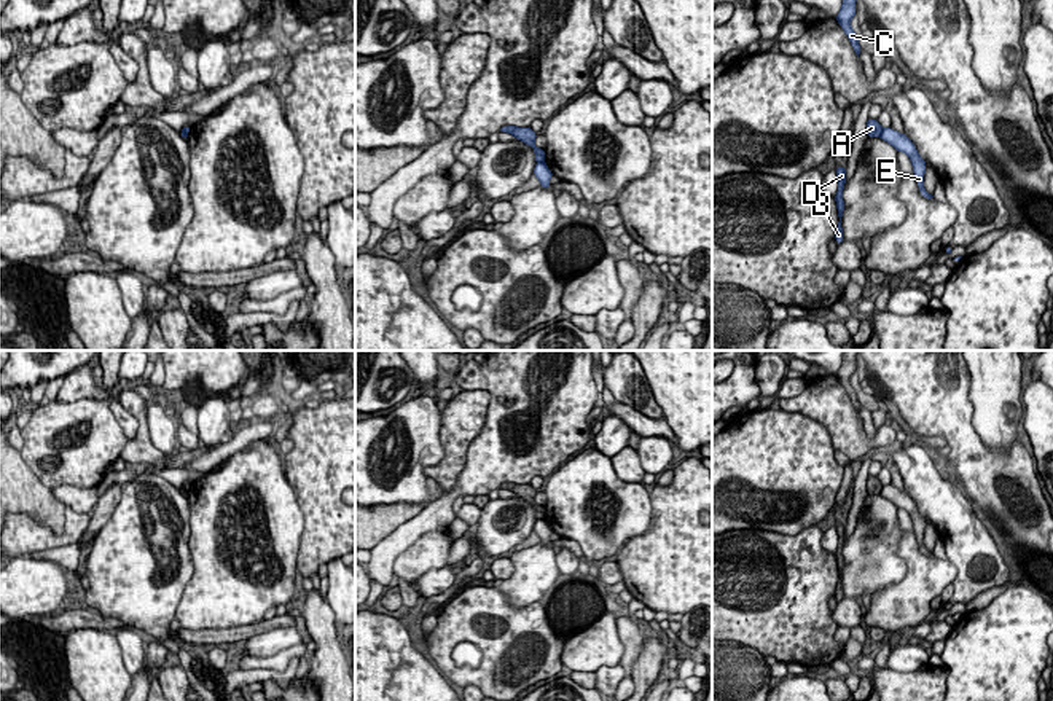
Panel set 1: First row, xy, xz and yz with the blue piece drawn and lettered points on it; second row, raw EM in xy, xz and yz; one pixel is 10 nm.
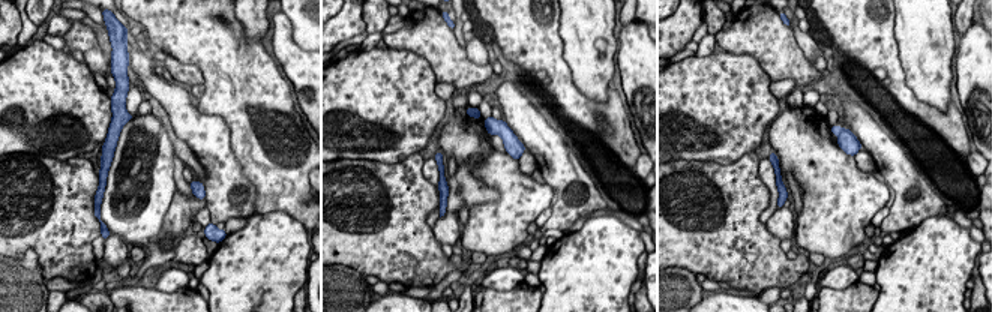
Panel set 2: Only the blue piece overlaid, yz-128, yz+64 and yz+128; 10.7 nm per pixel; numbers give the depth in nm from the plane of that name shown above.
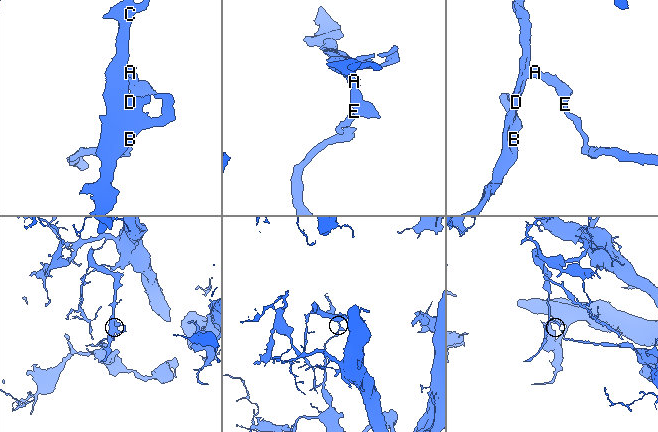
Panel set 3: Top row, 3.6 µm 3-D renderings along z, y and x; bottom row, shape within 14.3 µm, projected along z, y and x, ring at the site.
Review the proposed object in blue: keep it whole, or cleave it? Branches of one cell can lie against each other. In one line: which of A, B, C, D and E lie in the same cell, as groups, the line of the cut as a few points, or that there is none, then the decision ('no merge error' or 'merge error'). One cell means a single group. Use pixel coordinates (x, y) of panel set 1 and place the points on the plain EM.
groups A B C D / E; cut xz (537, 518), (544, 520); merge error

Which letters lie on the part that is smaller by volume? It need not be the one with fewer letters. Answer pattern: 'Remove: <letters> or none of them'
Remove: A, B, C, D

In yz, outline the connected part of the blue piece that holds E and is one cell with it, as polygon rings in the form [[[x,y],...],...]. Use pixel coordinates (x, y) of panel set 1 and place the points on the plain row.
[[[892,484],[883,486],[881,495],[891,500],[897,508],[903,508],[908,511],[913,521],[913,529],[914,529],[921,553],[926,556],[932,556],[934,553],[924,546],[926,518],[919,513],[914,500],[905,491],[898,491]]]

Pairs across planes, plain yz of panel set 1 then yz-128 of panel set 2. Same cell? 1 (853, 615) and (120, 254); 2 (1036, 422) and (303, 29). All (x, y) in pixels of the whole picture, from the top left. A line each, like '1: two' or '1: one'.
1: one
2: two

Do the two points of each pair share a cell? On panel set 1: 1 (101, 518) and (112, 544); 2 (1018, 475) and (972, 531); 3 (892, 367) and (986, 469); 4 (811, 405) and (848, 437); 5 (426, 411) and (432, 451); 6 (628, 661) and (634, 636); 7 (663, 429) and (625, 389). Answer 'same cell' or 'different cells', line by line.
1: different cells
2: different cells
3: same cell
4: same cell
5: same cell
6: same cell
7: different cells

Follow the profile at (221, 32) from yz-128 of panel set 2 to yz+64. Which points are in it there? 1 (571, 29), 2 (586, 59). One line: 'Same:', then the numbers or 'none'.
Same: none

